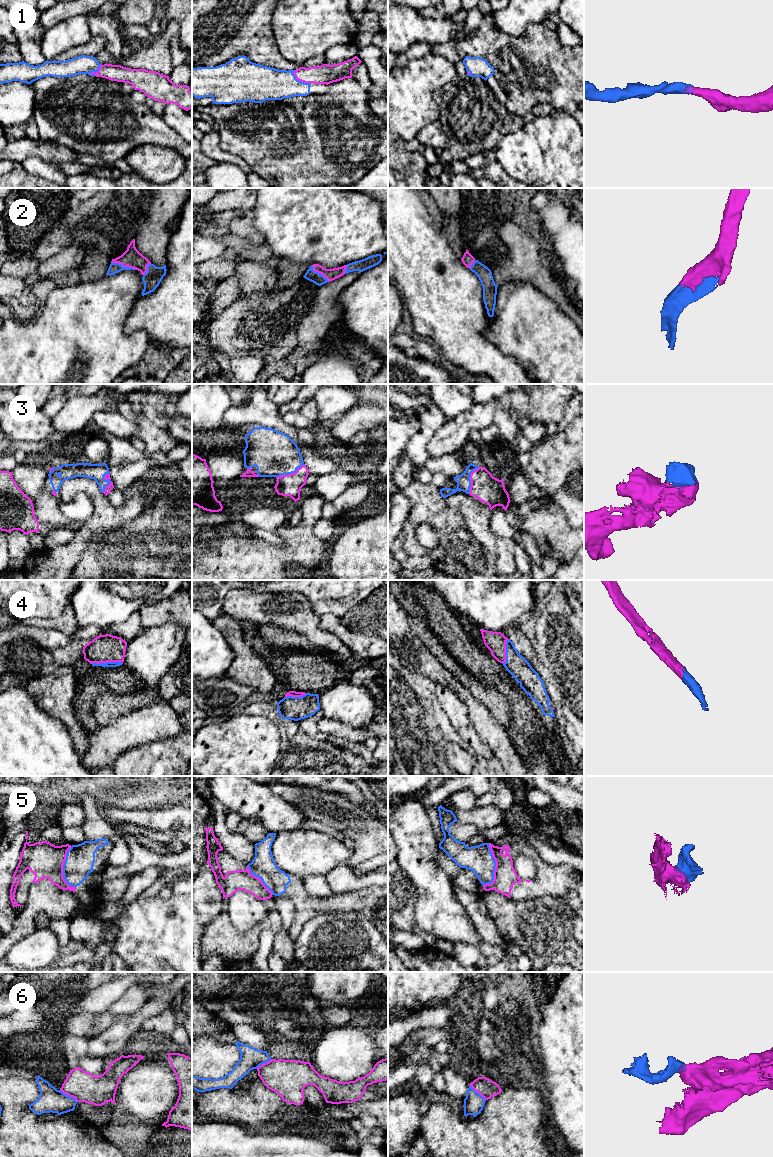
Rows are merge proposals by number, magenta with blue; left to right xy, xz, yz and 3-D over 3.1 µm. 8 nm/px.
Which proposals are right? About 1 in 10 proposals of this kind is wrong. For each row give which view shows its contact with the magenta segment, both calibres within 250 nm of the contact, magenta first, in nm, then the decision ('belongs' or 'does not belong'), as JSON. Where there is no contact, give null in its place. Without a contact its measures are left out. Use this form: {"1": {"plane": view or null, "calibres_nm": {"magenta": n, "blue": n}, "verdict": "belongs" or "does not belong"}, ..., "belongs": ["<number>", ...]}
{"1": {"plane": "xz", "calibres_nm": {"magenta": 160, "blue": 260}, "verdict": "belongs"}, "2": {"plane": "xy", "calibres_nm": {"magenta": 150, "blue": 90}, "verdict": "belongs"}, "3": {"plane": "xz", "calibres_nm": {"magenta": 180, "blue": 360}, "verdict": "belongs"}, "4": {"plane": "xy", "calibres_nm": {"magenta": 220, "blue": 50}, "verdict": "belongs"}, "5": {"plane": "yz", "calibres_nm": {"magenta": 190, "blue": 220}, "verdict": "belongs"}, "6": {"plane": "xy", "calibres_nm": {"magenta": 240, "blue": 190}, "verdict": "does not belong"}, "belongs": ["1", "2", "3", "4", "5"]}

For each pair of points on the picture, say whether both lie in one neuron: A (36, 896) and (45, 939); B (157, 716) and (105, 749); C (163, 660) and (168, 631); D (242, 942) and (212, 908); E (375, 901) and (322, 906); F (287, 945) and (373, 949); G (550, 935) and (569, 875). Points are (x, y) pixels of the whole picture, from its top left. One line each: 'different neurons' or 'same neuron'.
A: different neurons
B: same neuron
C: same neuron
D: different neurons
E: same neuron
F: different neurons
G: different neurons

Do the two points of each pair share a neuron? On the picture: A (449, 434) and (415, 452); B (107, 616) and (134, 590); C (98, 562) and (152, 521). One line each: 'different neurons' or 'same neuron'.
A: different neurons
B: same neuron
C: same neuron

